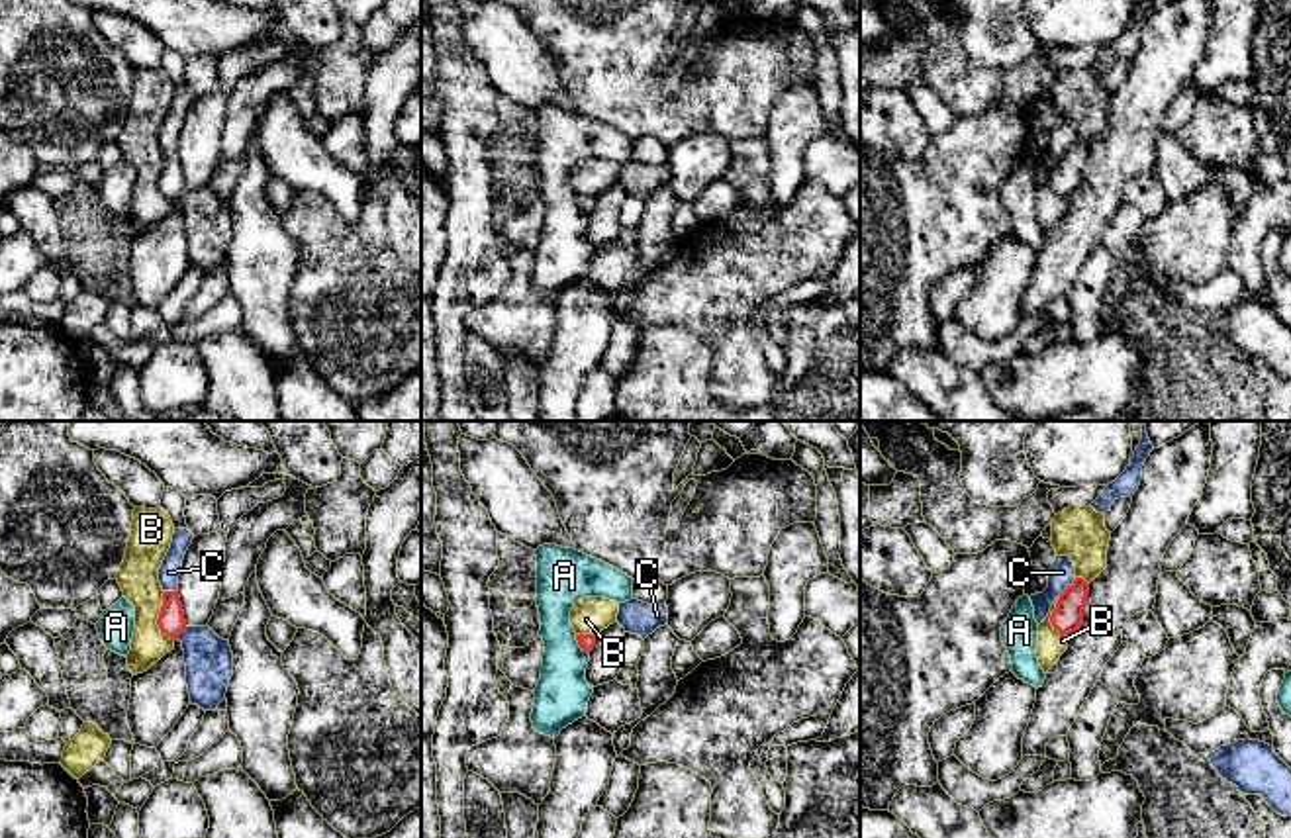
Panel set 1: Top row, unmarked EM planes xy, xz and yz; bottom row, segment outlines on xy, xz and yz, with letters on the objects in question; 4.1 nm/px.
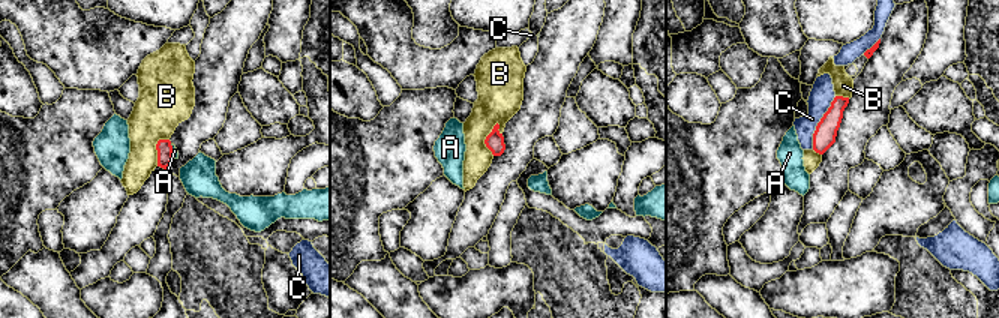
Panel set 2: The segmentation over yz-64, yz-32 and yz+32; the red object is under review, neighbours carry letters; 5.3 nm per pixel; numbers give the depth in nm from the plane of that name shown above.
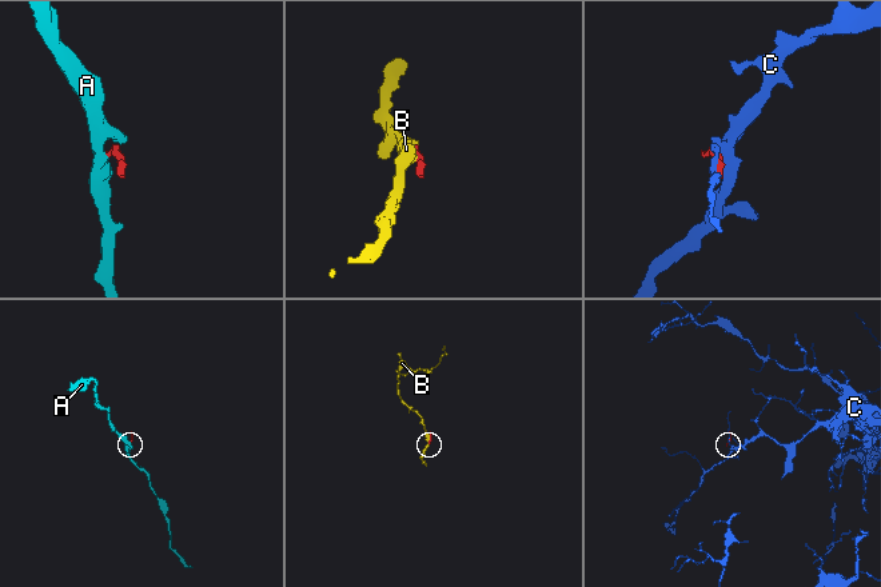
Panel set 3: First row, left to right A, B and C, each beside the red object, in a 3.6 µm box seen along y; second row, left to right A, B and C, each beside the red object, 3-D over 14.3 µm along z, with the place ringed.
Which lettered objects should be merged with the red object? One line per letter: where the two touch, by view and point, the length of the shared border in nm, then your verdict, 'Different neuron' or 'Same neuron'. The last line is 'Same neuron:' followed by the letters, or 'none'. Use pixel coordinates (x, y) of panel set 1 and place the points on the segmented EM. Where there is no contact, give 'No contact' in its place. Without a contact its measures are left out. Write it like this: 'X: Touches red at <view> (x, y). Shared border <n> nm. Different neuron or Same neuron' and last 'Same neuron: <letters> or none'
A: Touches red at xz (578, 645). Shared border 110 nm. Different neuron
B: Touches red at xy (159, 617). Shared border 200 nm. Different neuron
C: Touches red at yz (1066, 588). Shared border 120 nm. Different neuron
Same neuron: none

